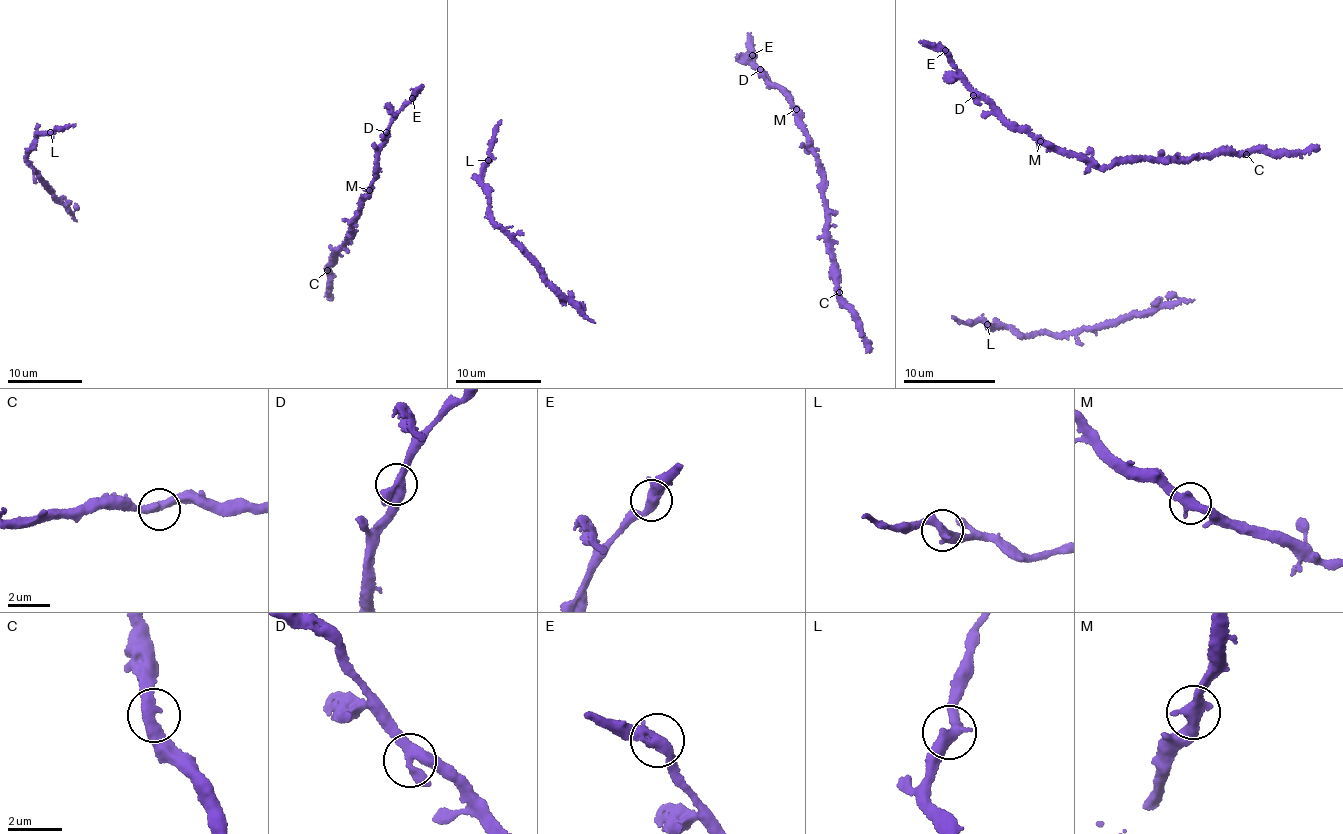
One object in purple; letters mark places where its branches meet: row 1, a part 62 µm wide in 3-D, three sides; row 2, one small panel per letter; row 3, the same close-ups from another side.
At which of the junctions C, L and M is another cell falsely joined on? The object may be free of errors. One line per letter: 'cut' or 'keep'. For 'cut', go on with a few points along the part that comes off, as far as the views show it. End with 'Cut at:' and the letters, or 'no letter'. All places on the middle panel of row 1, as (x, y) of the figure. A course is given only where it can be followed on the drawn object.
C: keep
L: keep
M: keep
Cut at: no letter

